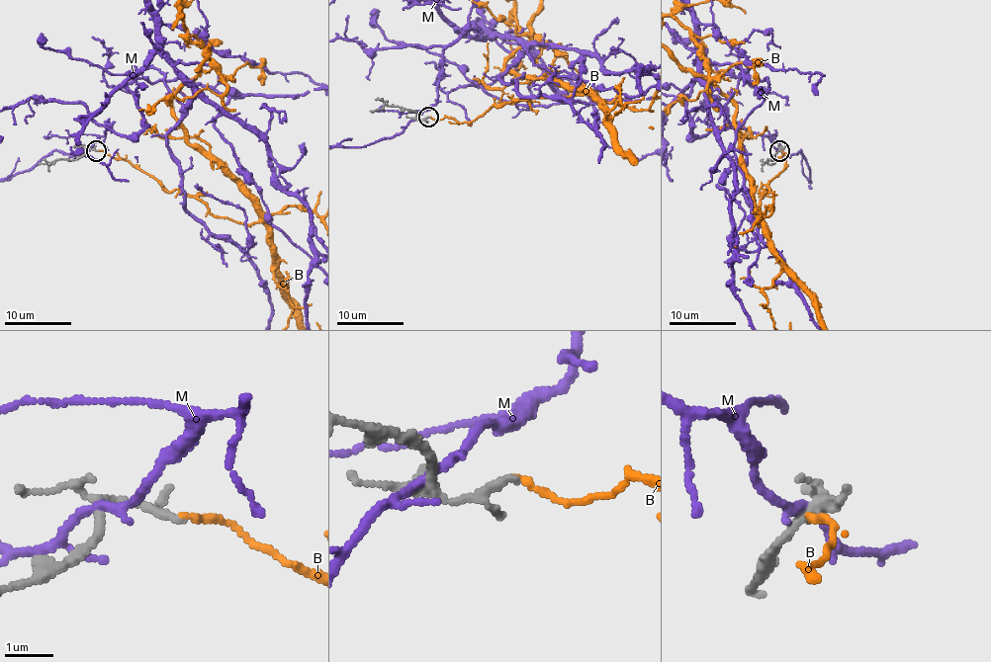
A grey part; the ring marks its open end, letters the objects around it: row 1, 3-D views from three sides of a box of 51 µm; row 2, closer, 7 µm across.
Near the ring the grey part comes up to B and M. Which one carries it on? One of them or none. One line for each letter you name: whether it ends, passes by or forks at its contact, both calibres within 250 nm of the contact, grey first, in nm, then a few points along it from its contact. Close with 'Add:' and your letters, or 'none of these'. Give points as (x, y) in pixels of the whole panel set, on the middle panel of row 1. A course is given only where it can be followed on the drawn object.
Add: none of these

